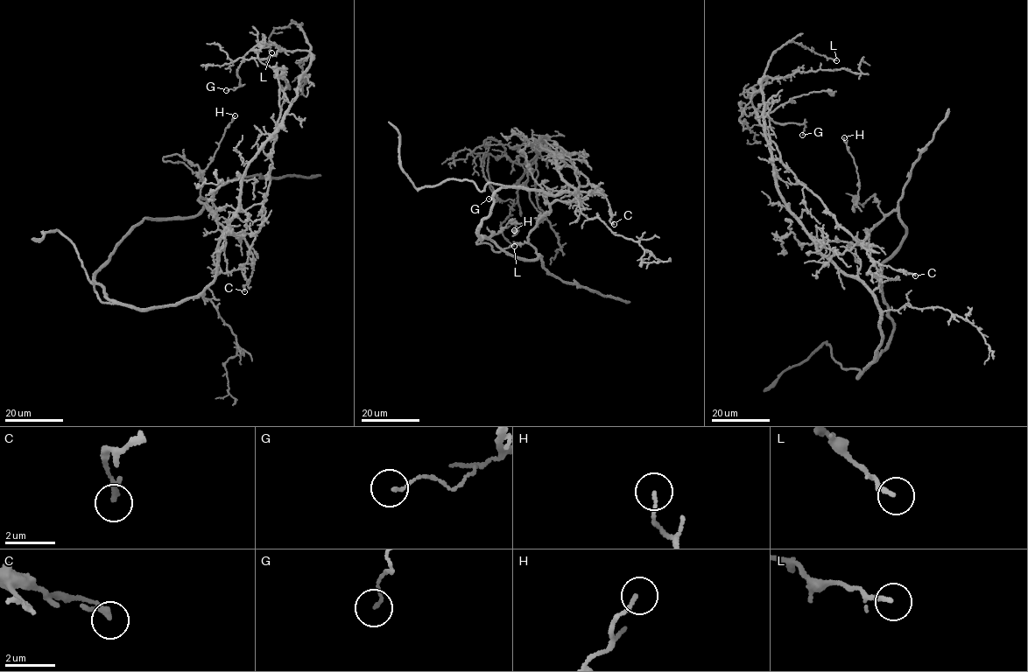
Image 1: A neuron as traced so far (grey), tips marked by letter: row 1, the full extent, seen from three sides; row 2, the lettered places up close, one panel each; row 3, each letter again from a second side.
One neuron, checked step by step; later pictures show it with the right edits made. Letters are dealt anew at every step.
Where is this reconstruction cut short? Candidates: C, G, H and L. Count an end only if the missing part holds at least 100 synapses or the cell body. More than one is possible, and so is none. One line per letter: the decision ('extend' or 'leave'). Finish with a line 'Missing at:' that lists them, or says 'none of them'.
C: leave
G: leave
H: leave
L: leave
Missing at: none of them

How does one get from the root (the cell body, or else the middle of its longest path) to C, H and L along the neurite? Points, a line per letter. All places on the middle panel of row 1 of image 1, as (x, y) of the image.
C: (556, 164), (554, 155), (568, 156), (576, 168), (578, 191), (597, 189), (605, 195), (609, 221), (614, 224)
H: (556, 164), (568, 188), (547, 188), (549, 211), (527, 243), (498, 252), (476, 243), (509, 223), (514, 230)
L: (556, 164), (539, 137), (544, 137), (520, 178), (517, 202), (501, 225), (503, 237), (514, 246)

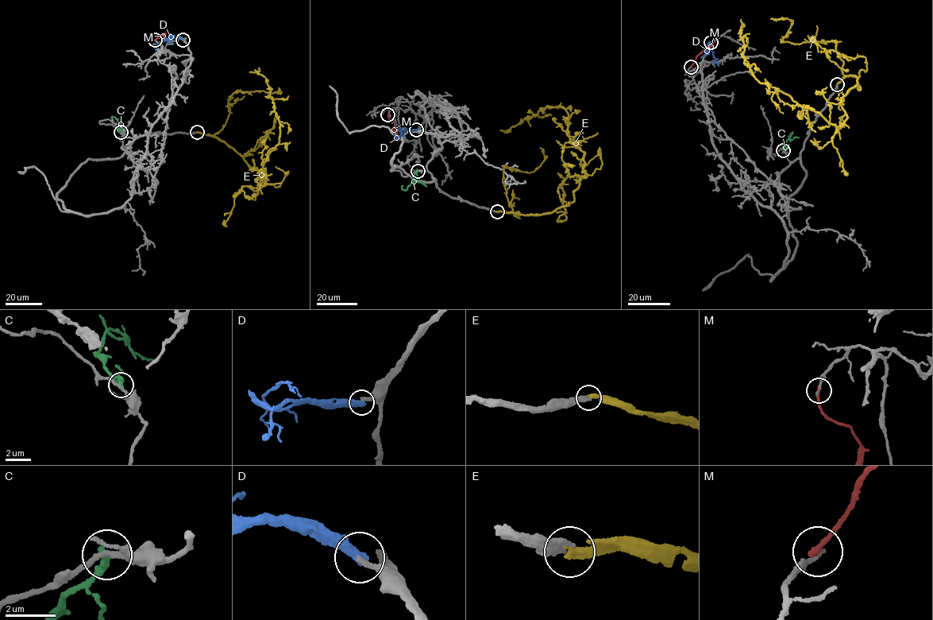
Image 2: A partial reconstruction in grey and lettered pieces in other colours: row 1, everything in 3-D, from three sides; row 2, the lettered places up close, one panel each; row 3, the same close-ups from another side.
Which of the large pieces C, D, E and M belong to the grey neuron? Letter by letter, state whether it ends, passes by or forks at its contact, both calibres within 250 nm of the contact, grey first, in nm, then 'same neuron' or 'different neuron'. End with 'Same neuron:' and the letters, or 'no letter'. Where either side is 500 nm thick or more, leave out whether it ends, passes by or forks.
C: it ends there; 200 nm thick on the grey side, 300 nm on the other; different neuron
D: it ends there; 280 nm thick on the grey side, 480 nm on the other; different neuron
E: it ends there; 400 nm thick on the grey side, 320 nm on the other; same neuron
M: it ends there; 130 nm thick on the grey side, 200 nm on the other; different neuron
Same neuron: E

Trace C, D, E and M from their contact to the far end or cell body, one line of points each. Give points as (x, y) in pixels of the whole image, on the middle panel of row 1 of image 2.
C: (418, 171), (412, 177), (415, 181), (405, 190), (402, 189), (402, 185)
D: (416, 129), (405, 129), (395, 138), (398, 138)
E: (497, 212), (549, 213), (572, 202), (587, 176), (562, 106), (500, 129)
M: (388, 114), (394, 122), (398, 141)

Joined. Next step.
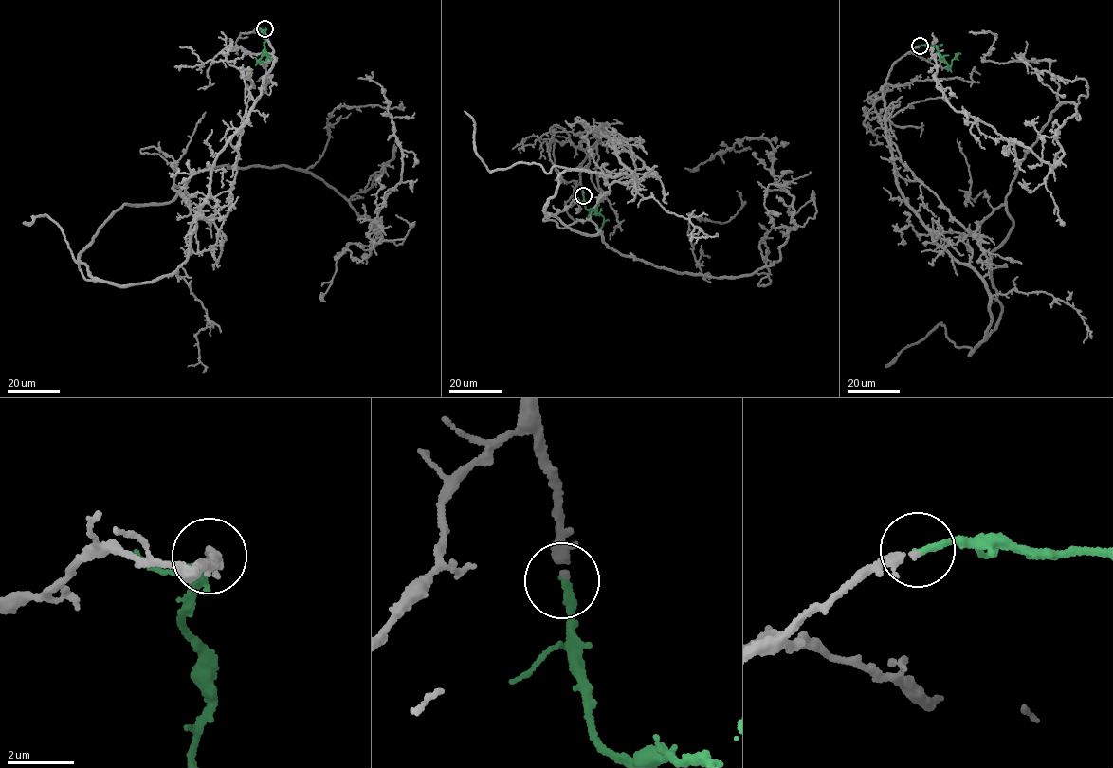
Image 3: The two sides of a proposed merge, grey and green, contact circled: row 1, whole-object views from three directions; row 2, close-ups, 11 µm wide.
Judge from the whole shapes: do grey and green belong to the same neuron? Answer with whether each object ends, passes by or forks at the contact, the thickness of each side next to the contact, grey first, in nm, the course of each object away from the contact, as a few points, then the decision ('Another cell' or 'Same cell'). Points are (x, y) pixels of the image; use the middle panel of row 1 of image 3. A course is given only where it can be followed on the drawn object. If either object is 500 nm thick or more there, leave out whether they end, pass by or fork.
At the ring grey passes by. At the ring green ends. Thickness 170 nm (grey) against 220 nm. Course of grey: (583, 195), (605, 125), (644, 165), (591, 210), (613, 249), (777, 261), (769, 141), (685, 168). Course of green: (583, 195), (584, 207), (603, 216), (599, 228). Same cell

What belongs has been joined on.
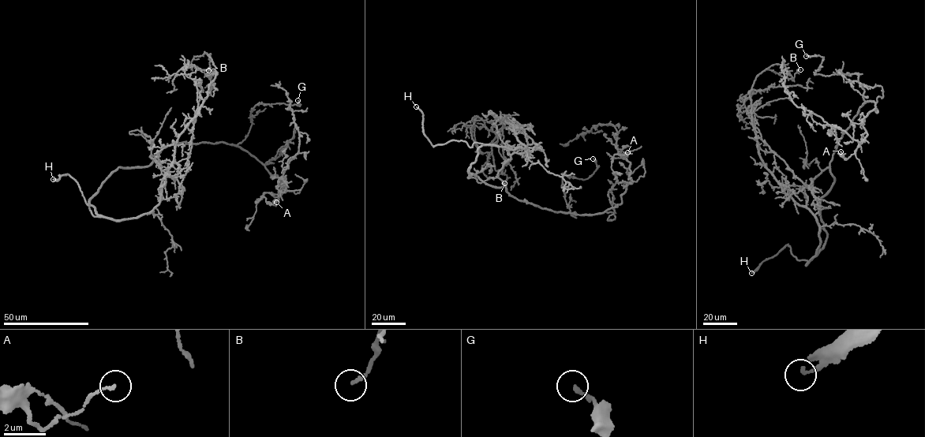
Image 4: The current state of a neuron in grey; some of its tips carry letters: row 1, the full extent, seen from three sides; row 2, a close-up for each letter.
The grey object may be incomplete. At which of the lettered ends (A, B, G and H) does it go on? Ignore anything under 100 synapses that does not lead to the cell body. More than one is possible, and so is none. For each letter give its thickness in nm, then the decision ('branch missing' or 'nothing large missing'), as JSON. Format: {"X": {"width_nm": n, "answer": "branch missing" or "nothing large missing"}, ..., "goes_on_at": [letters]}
{"A": {"width_nm": 130, "answer": "nothing large missing"}, "B": {"width_nm": 150, "answer": "nothing large missing"}, "G": {"width_nm": 180, "answer": "nothing large missing"}, "H": {"width_nm": 160, "answer": "branch missing"}, "goes_on_at": ["H"]}

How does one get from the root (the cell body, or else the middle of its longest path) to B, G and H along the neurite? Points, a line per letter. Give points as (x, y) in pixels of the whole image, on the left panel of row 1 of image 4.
B: (187, 143), (150, 157), (168, 176), (185, 174), (195, 117), (215, 75), (211, 54), (208, 70)
G: (187, 143), (222, 141), (235, 145), (247, 136), (252, 125), (251, 108), (256, 105), (297, 106), (297, 100)
H: (187, 143), (170, 144), (147, 166), (111, 173), (89, 203), (101, 217), (91, 214), (69, 175), (53, 179)

